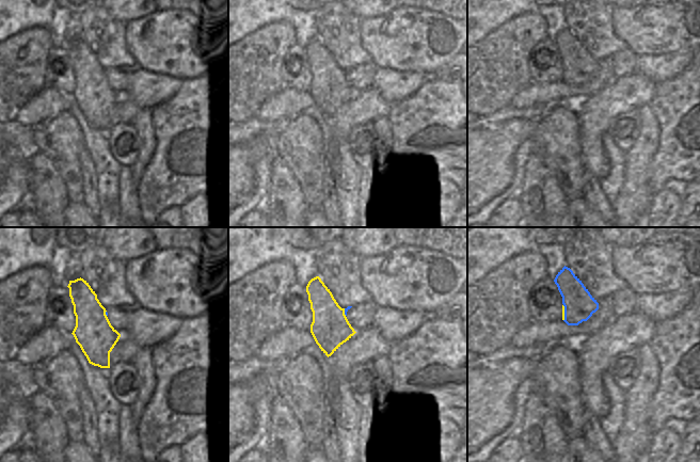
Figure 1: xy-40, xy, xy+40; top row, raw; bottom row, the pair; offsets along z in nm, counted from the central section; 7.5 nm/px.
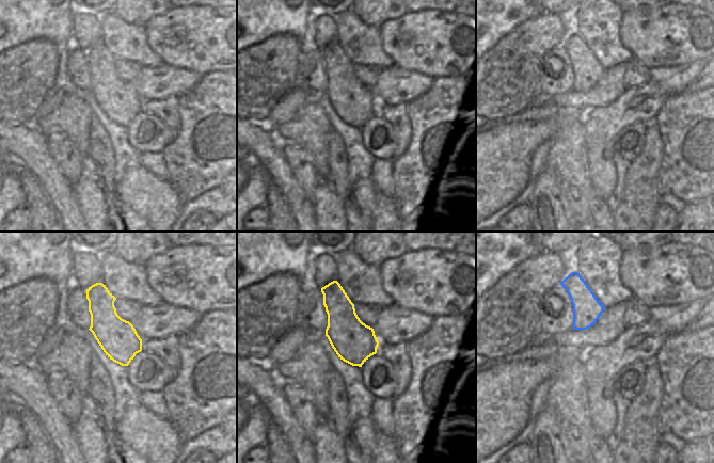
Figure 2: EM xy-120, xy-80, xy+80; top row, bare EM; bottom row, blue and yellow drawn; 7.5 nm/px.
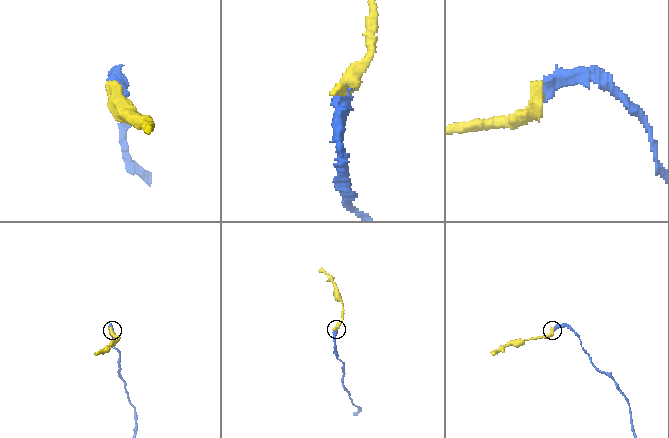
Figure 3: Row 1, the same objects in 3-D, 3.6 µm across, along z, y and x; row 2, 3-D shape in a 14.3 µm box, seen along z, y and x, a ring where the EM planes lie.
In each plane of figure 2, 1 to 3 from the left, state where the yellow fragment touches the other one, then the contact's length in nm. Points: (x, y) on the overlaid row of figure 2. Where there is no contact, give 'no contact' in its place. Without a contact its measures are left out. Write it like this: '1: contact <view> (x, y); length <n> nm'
1: contact xy-120 (114, 304); length 50 nm
2: contact xy-80 (361, 320); length 50 nm
3: no contact

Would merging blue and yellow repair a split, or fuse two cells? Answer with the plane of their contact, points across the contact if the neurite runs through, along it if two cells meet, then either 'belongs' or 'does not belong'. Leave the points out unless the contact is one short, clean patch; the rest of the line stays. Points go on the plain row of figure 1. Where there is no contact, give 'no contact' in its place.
contact in xy+40; belongs

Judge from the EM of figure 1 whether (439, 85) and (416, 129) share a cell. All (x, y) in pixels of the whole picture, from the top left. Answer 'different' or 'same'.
same

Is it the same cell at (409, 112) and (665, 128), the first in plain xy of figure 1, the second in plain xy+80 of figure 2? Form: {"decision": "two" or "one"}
{"decision": "one"}

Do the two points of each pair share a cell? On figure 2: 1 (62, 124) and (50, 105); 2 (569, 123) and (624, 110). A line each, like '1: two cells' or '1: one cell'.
1: two cells
2: two cells

